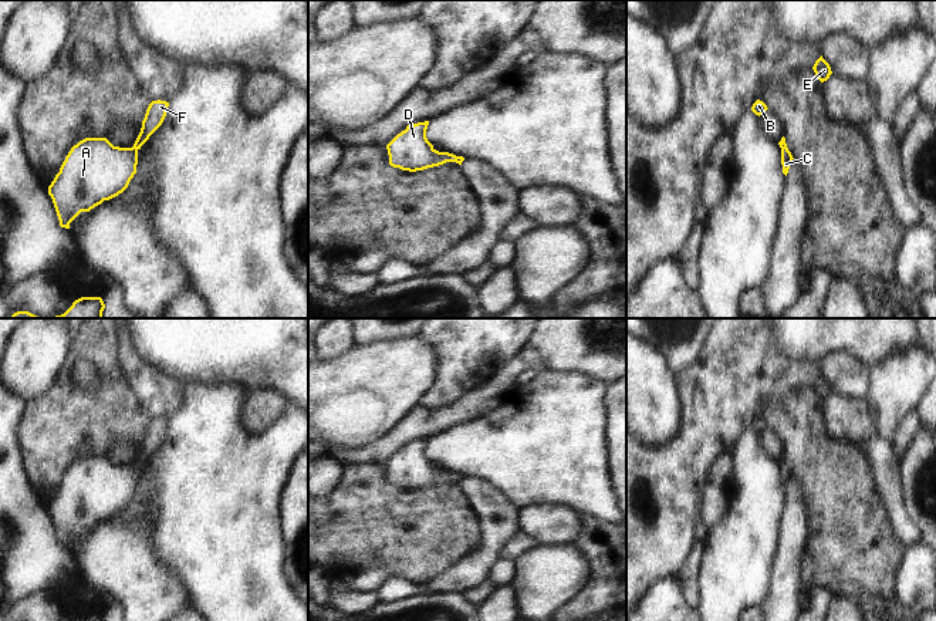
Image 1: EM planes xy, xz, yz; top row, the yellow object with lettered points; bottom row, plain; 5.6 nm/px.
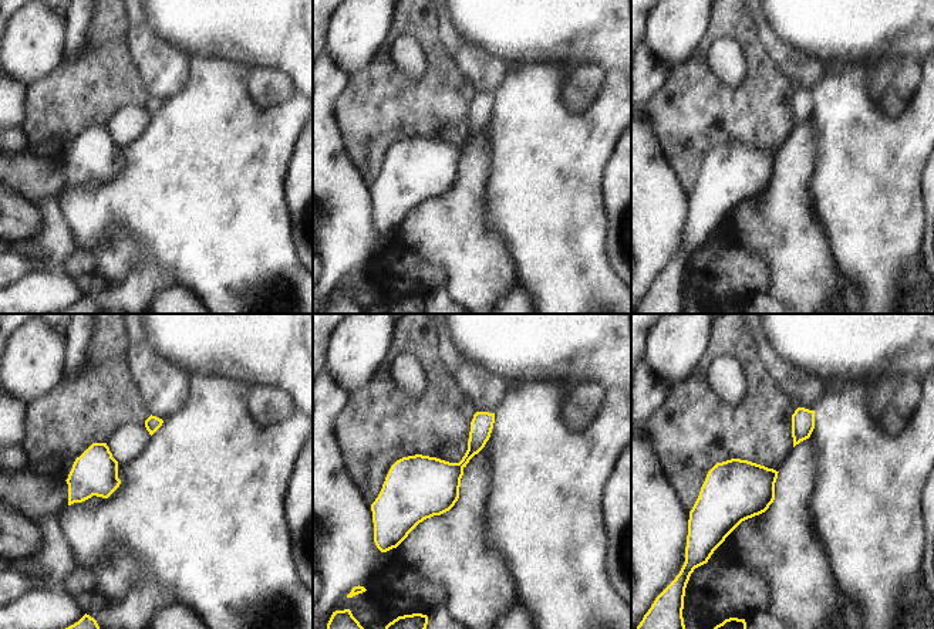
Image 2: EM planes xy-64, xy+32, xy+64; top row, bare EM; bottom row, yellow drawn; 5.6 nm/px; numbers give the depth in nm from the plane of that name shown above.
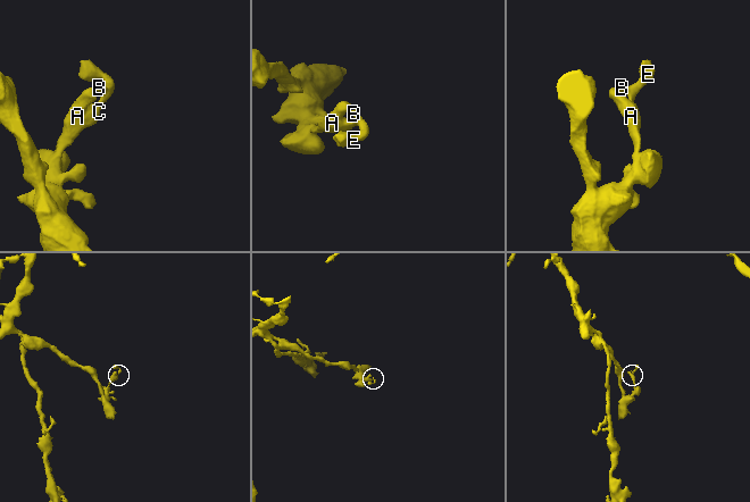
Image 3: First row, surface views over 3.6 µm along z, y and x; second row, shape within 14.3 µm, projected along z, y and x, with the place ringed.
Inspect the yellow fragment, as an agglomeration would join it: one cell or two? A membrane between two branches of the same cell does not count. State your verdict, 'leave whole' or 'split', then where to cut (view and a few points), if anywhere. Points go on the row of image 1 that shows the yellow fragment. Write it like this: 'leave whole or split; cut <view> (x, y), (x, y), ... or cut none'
leave whole; cut none

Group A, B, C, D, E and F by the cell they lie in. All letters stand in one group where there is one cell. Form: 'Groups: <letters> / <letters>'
Groups: A B C D E F.

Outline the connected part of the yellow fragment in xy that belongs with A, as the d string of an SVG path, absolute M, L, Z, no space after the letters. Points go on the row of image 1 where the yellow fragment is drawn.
M152 101L142 121L141 132L132 148L114 146L107 138L85 138L71 148L60 172L48 186L60 226L70 229L70 223L81 213L89 212L104 200L122 193L136 173L138 151L149 136L162 125L169 102Z

